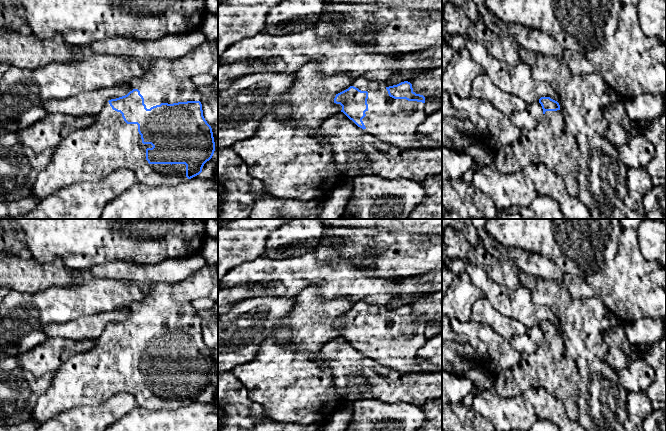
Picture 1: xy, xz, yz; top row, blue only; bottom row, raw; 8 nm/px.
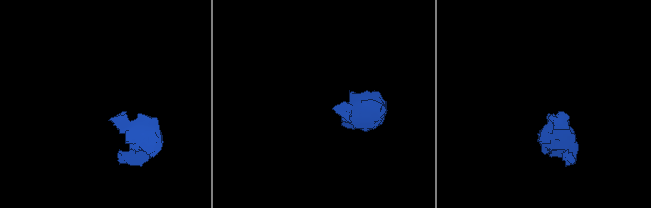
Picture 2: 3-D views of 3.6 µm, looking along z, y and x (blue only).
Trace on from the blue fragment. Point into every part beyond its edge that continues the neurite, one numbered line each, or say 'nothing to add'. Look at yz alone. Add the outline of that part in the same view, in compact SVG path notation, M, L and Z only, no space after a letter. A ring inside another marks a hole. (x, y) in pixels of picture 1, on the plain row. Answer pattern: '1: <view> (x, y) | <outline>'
1: yz (550, 367) | M546 335L538 350L520 356L517 367L495 375L494 389L499 396L513 398L525 394L530 388L543 388L559 399L571 420L578 420L580 376L577 365L567 354L562 335Z

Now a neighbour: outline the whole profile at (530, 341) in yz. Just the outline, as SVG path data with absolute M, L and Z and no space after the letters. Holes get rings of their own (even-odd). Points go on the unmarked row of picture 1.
M539 325L526 330L523 335L512 337L510 343L520 353L534 353L538 350L543 340L543 333Z

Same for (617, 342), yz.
M617 317L615 319L618 321L617 325L614 325L611 327L603 336L604 342L607 344L608 347L608 353L606 355L606 362L616 371L619 369L624 368L627 365L627 351L632 348L632 343L628 340L626 336L626 331L625 331L625 322L619 320Z

